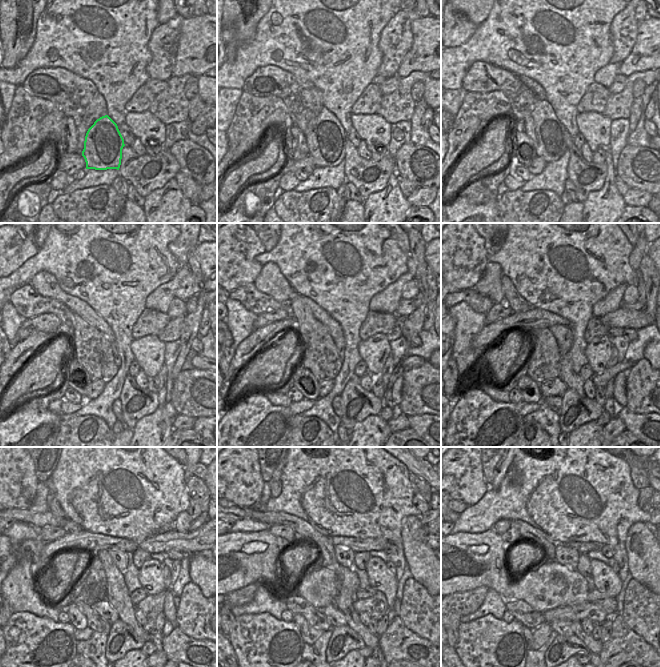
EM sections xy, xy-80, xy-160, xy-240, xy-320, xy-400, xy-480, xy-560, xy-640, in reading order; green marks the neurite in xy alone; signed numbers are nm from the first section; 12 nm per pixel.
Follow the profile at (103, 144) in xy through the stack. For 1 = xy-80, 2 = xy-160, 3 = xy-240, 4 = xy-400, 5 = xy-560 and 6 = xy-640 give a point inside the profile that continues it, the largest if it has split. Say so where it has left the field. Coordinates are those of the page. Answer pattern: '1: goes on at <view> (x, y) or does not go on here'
1: goes on at xy-80 (325, 136)
2: goes on at xy-160 (543, 127)
3: goes on at xy-240 (94, 352)
4: goes on at xy-400 (543, 360)
5: goes on at xy-560 (275, 482)
6: goes on at xy-640 (502, 467)

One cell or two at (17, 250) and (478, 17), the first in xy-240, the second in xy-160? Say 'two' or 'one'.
two

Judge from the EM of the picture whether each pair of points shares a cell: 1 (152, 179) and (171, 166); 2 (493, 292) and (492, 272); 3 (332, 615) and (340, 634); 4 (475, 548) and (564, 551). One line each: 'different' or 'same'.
1: same
2: same
3: different
4: different

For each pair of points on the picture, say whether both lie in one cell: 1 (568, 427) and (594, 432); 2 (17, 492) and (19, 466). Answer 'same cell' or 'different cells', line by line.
1: different cells
2: same cell

